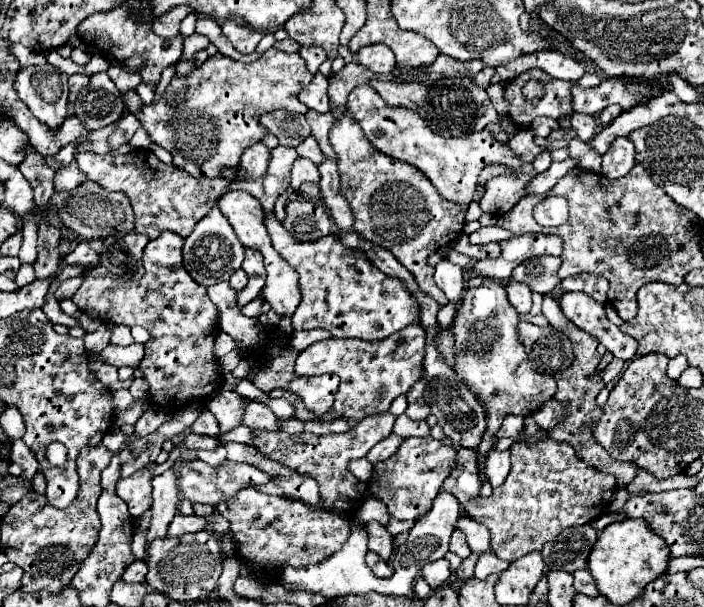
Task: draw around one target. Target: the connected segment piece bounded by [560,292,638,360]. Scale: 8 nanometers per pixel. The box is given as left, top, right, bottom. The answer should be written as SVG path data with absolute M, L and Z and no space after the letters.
M564 292L560 296L560 308L570 322L598 338L598 342L602 342L616 358L632 360L636 356L636 340L612 324L606 318L604 306L590 300L590 296L582 296L580 292Z

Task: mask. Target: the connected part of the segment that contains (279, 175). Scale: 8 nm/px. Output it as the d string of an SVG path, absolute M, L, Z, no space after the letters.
M276 146L270 152L270 164L262 178L250 182L232 182L230 190L246 190L256 196L266 212L274 210L276 198L288 188L290 184L290 164L298 158L296 150L290 146Z

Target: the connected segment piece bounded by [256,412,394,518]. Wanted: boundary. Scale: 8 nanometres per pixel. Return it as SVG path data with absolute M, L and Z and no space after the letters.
M382 412L382 414L374 414L368 418L362 418L352 430L344 432L344 434L326 434L326 436L316 436L316 434L308 434L302 432L298 436L274 436L274 432L256 432L256 448L264 454L270 456L272 460L278 460L302 474L310 474L318 486L320 486L320 496L324 500L324 508L330 512L338 512L345 518L350 518L356 514L358 504L362 504L362 496L356 494L356 484L358 478L348 470L348 462L352 459L359 459L366 456L368 450L384 440L386 436L390 436L394 424L394 416Z

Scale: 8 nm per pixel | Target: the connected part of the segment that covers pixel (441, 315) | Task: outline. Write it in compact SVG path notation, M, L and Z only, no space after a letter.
M449 302L446 306L442 307L437 316L439 325L443 329L448 329L452 326L455 313L455 305L453 302Z

